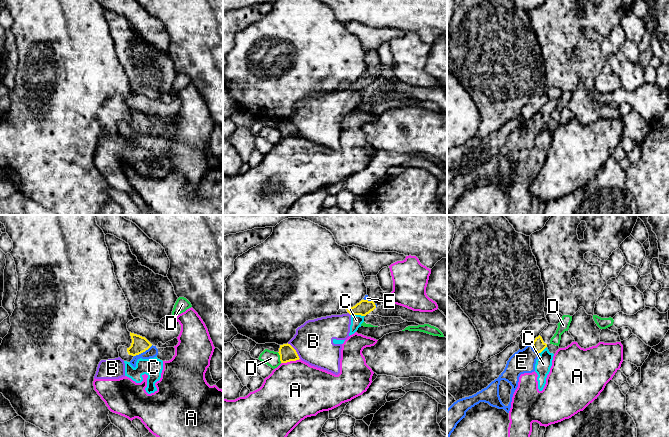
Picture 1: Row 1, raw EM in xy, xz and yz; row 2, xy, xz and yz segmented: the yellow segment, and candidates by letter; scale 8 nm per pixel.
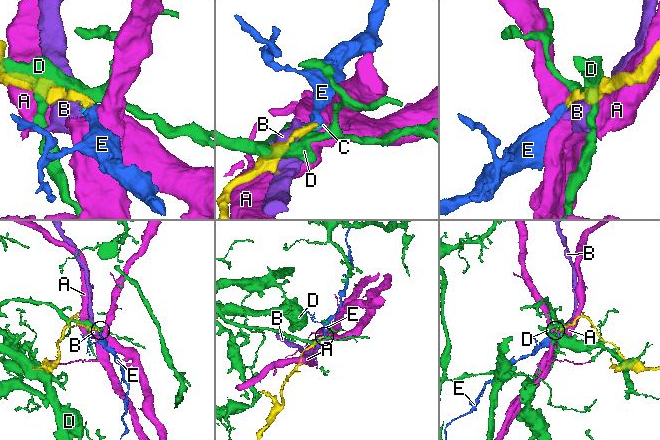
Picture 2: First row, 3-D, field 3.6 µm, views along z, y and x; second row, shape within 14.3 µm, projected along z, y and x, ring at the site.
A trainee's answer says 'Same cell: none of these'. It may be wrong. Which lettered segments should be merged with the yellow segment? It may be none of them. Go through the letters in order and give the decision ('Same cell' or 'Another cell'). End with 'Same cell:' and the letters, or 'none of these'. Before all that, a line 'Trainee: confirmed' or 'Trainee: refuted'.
Trainee: refuted
A: Another cell
B: Another cell
C: Another cell
D: Another cell
E: Same cell
Same cell: E

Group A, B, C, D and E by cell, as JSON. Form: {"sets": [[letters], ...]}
{"sets": [["A", "B", "C"], ["D"], ["E"]]}

